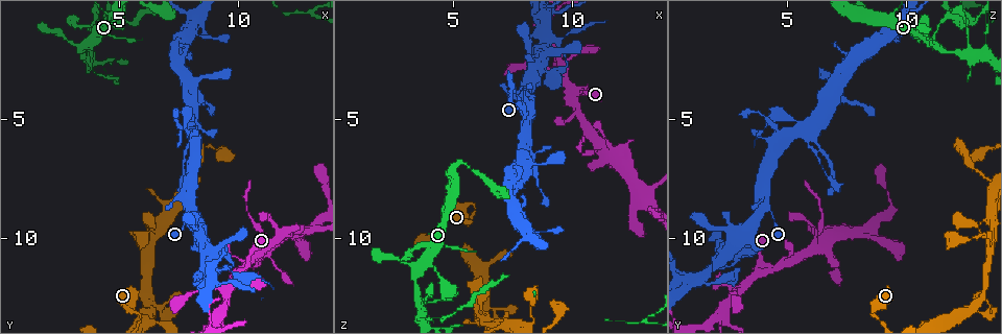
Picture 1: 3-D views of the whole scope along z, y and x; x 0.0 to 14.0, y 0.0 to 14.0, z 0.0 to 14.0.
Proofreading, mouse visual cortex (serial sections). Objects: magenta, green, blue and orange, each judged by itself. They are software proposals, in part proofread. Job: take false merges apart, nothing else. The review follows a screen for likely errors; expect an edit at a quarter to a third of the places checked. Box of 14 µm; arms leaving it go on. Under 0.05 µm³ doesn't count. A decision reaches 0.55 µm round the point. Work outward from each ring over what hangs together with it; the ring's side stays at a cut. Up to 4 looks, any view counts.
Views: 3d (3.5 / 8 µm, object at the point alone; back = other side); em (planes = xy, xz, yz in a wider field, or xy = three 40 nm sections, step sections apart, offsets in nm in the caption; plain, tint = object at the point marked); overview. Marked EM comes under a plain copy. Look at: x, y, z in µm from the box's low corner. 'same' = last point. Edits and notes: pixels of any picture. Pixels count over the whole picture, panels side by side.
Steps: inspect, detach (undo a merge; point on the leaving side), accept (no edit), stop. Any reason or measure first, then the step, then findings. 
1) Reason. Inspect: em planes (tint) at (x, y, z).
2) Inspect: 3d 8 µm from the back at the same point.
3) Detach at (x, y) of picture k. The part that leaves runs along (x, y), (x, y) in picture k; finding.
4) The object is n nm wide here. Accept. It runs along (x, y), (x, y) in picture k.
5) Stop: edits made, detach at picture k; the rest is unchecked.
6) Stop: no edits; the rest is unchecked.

Small branch off a trunk. Inspect: 3d 3.5 µm at (7.9, 8.6, 4.1).

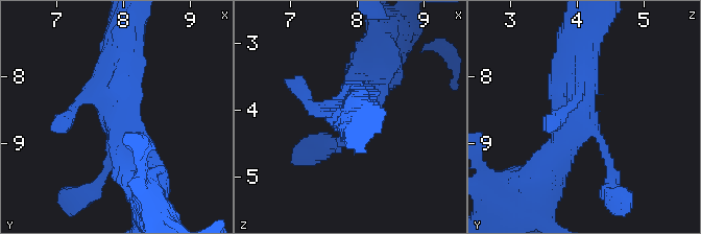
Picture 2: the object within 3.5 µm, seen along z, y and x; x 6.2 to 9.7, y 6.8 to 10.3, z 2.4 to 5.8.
Inspect: em xy step 1 (tint) at (7.85, 8.65, 4.10).

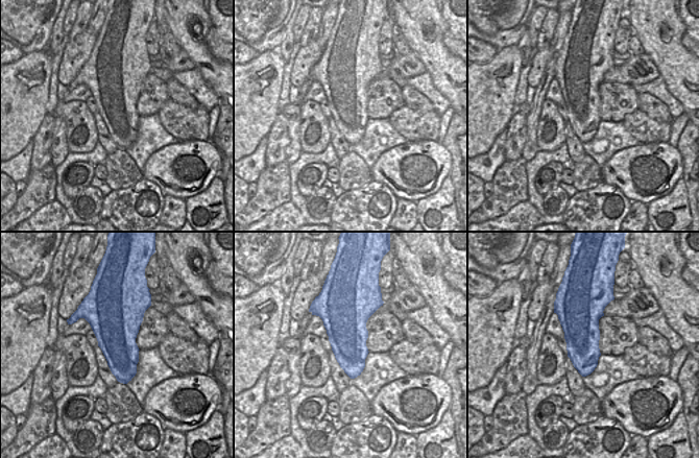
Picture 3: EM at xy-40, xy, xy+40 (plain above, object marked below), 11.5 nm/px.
Accept. It runs along (613, 179), (578, 108), (581, 53) in picture 2; continuous, no second cell.

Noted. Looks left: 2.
Looks like a crossing. Inspect: 3d 3.5 µm at (4.0, 1.7, 10.9).

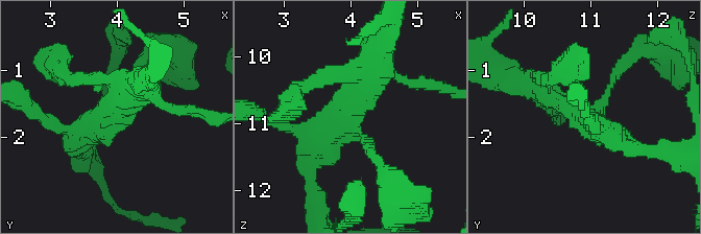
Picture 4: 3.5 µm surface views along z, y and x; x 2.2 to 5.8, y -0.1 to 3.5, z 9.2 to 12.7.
4 arms meet here; the arms are 150, 200, 300, 400 nm wide; now the EM. Inspect: em planes (tint) at (4.00, 1.70, 10.90).

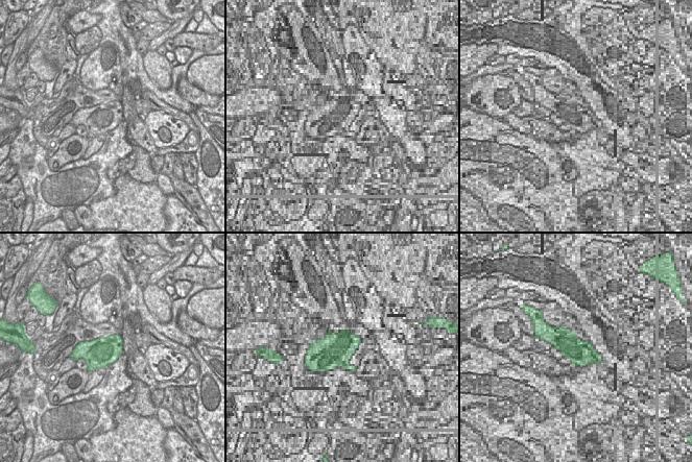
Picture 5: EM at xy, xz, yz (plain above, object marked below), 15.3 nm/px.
The object is 460 nm wide here. Accept. It runs along (373, 66), (309, 165) in picture 4; continuous, no second cell.

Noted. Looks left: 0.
Stop: no edits; the rest is unchecked.

